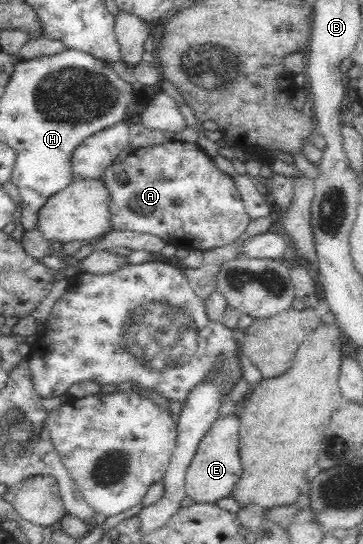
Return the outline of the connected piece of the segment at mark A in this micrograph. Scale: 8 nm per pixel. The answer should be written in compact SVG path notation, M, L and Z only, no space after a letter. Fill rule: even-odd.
M173 138L155 146L138 147L123 158L117 157L103 169L98 178L109 193L108 219L112 230L153 234L176 247L192 247L204 251L231 244L243 237L243 232L247 231L247 226L252 221L232 175L220 170L197 142L190 143ZM121 170L128 174L128 181L122 185L113 180L113 175Z

